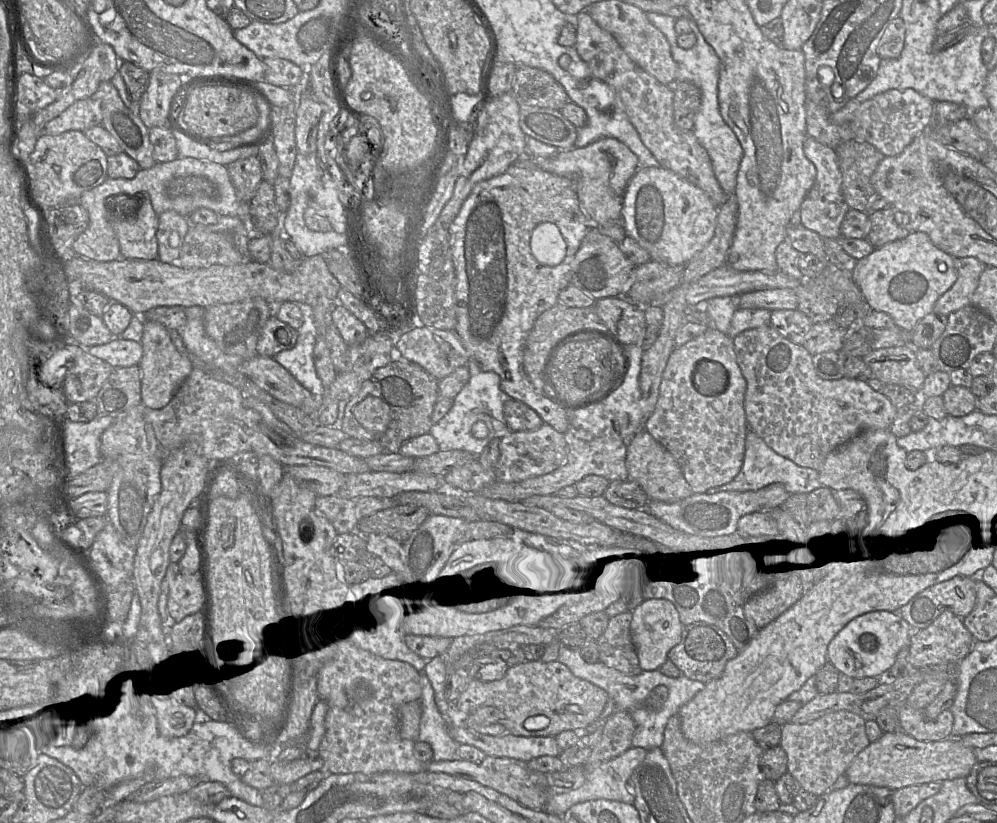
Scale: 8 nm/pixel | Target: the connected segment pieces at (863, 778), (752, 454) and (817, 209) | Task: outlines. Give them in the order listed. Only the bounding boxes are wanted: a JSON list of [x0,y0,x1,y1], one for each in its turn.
[[845,729,977,791],[705,430,823,494],[800,136,850,239]]

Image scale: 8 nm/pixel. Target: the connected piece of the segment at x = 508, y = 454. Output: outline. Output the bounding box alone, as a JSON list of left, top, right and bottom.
[494,423,566,482]

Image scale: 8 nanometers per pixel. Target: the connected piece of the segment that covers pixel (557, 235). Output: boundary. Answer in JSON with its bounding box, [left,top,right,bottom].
[530,222,566,266]

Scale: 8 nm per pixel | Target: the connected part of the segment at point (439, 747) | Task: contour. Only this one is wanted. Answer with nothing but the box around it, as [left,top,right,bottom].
[417,670,460,761]

